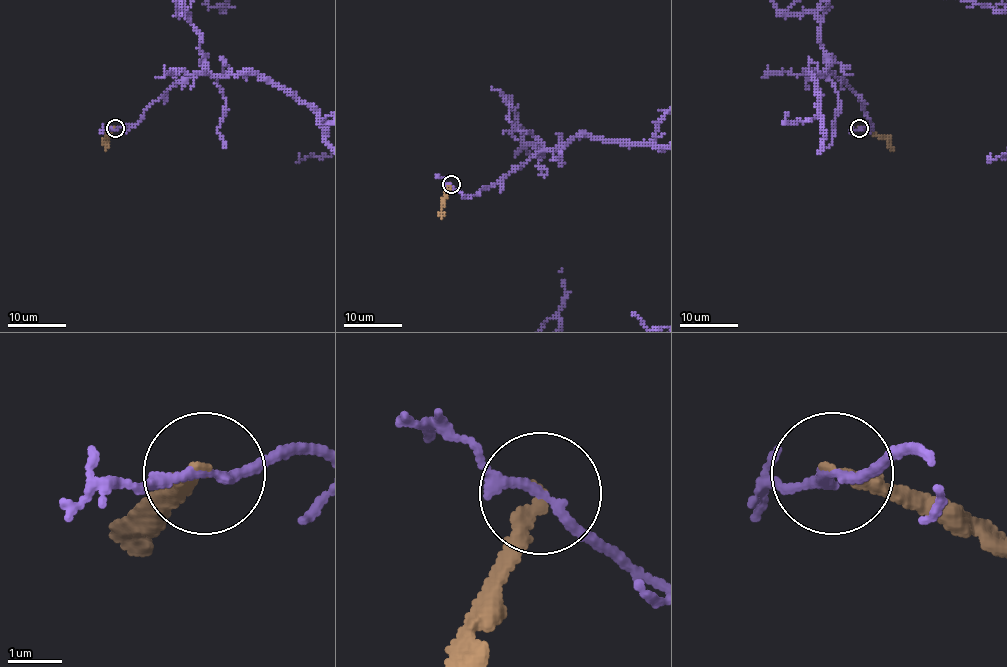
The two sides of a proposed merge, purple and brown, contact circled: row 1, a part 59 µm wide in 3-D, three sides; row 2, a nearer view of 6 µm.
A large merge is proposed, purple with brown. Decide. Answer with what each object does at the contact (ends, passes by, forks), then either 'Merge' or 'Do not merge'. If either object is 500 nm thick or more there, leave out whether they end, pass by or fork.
At the ring purple passes by. At the ring brown ends. Do not merge

